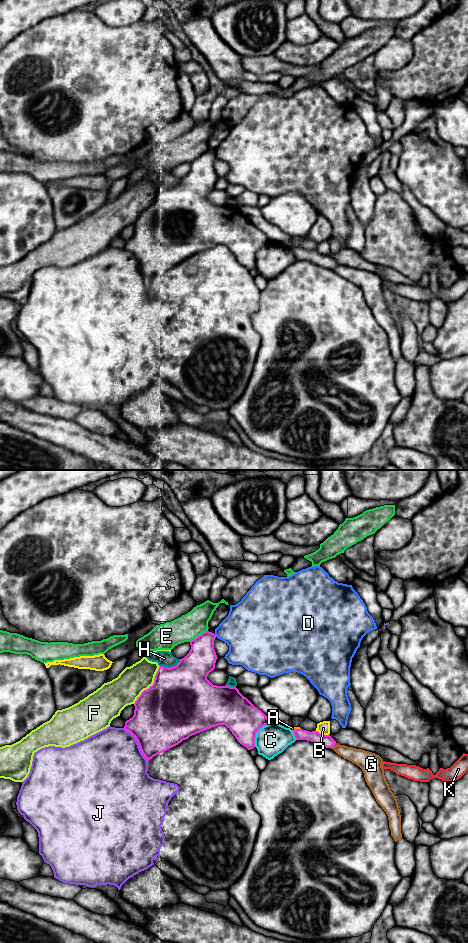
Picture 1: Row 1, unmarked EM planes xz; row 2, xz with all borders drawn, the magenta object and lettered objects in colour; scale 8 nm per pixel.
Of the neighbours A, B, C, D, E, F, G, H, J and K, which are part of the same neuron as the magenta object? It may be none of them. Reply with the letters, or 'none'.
A, K

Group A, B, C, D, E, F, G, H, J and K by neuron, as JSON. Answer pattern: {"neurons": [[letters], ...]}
{"neurons": [["A", "K"], ["B"], ["C"], ["D"], ["E"], ["F"], ["G"], ["H"], ["J"]]}

